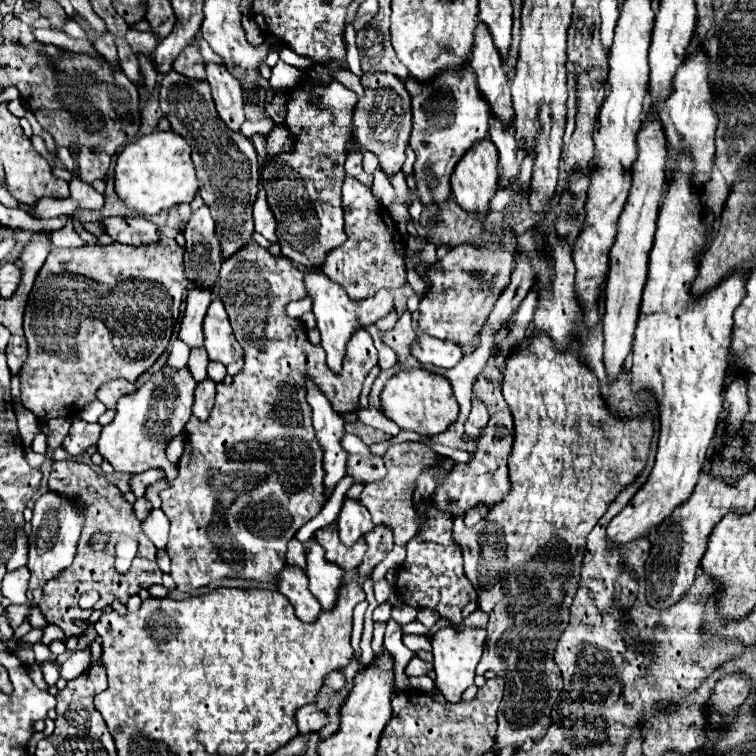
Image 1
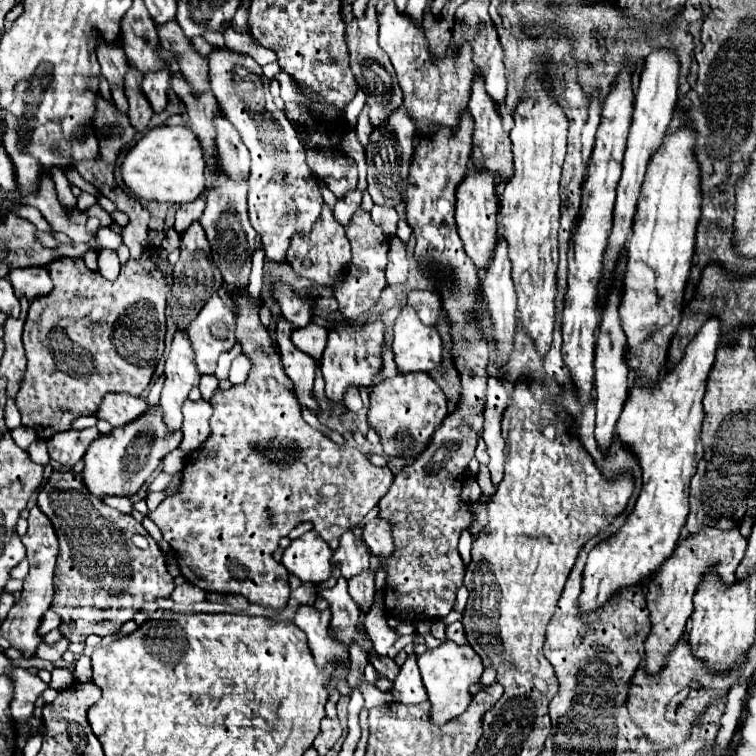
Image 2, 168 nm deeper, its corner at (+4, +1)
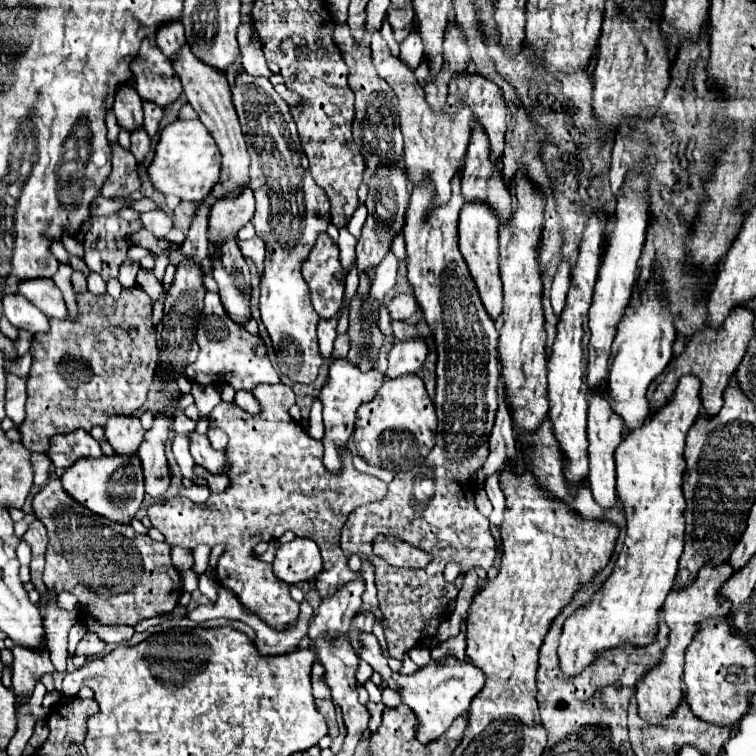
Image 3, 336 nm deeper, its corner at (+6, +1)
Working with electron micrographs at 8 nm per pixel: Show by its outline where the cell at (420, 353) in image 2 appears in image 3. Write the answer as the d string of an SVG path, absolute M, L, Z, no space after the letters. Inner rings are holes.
M412 339L412 341L406 341L406 343L398 341L390 349L386 375L390 379L394 379L394 377L400 377L400 375L416 373L422 367L426 355L428 355L428 347L422 339Z

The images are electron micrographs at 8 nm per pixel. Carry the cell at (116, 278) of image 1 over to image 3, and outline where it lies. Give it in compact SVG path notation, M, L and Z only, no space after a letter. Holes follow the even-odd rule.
M140 289L122 291L120 299L114 301L108 293L96 297L90 291L78 295L78 319L50 319L50 331L34 335L30 347L32 367L28 373L28 401L26 419L20 425L22 445L32 453L48 453L52 435L70 433L84 429L90 433L94 425L106 427L106 419L114 415L132 415L146 401L150 383L156 377L158 367L158 345L152 329L152 303L148 293Z

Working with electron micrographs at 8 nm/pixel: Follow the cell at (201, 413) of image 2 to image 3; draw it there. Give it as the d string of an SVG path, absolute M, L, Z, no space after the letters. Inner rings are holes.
M192 433L190 451L192 451L194 463L200 465L202 469L206 469L208 473L212 473L212 475L224 473L224 467L226 467L226 455L224 455L224 451L226 449L222 449L222 451L212 449L208 437L198 435L198 433Z

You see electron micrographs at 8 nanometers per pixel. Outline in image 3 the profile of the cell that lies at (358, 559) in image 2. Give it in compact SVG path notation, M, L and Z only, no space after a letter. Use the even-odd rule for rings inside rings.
M356 575L356 581L348 583L346 587L338 589L328 599L322 599L320 609L316 615L310 619L310 639L336 639L336 635L348 635L350 621L360 613L362 607L362 593L364 593L364 583L362 575Z

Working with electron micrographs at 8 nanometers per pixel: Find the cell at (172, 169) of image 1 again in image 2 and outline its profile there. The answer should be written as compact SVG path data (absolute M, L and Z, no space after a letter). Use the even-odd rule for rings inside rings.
M154 127L126 153L120 173L126 189L142 201L158 203L190 203L206 187L206 163L196 135L188 127Z

